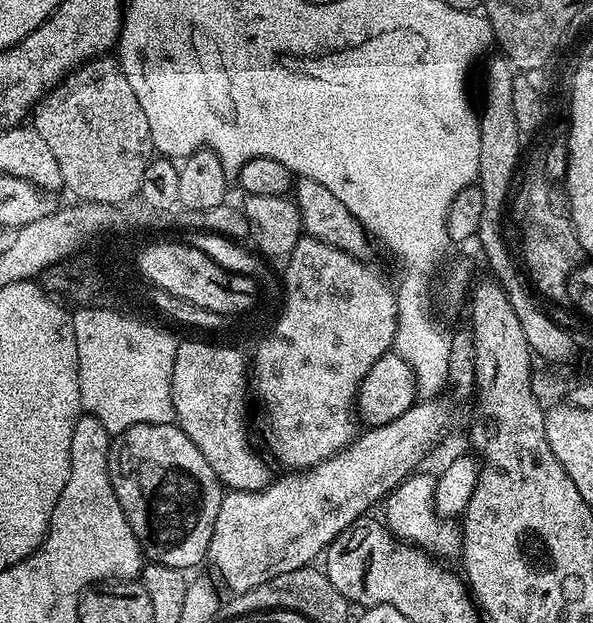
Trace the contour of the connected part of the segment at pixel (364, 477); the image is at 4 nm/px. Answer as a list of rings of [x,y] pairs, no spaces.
[[[436,398],[421,399],[419,402],[413,404],[410,410],[406,410],[406,414],[402,414],[402,418],[394,418],[394,422],[377,424],[364,430],[368,432],[361,431],[347,448],[342,449],[341,452],[335,452],[329,460],[322,461],[321,464],[316,465],[314,468],[301,471],[299,475],[284,474],[288,476],[282,477],[281,480],[279,477],[275,482],[269,484],[268,487],[263,488],[261,492],[225,491],[222,498],[222,506],[218,506],[218,518],[214,518],[214,534],[210,538],[207,558],[207,563],[209,565],[213,564],[216,567],[217,574],[220,575],[221,581],[219,580],[219,583],[221,585],[224,583],[229,588],[227,591],[235,594],[245,592],[246,590],[254,590],[254,586],[262,586],[262,582],[270,582],[270,578],[278,578],[278,574],[286,574],[286,570],[298,570],[299,568],[309,567],[315,561],[312,559],[316,555],[317,559],[327,549],[328,545],[338,538],[338,534],[342,534],[342,530],[346,530],[346,526],[354,523],[359,516],[369,515],[376,503],[379,505],[387,497],[389,492],[393,492],[405,478],[411,476],[413,472],[417,471],[423,465],[420,463],[427,458],[428,451],[443,438],[444,431],[448,428],[448,408],[444,404],[439,404],[440,402]]]

